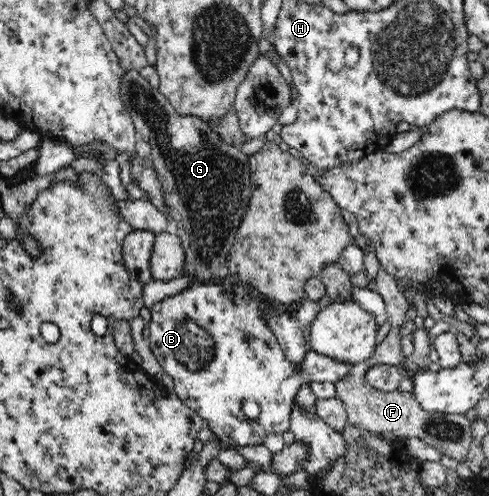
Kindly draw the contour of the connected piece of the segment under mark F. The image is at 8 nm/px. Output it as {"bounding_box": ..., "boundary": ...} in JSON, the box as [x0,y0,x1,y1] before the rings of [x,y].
{"bounding_box":[334,373,472,462],"boundary":[[[345,373],[345,377],[334,382],[335,395],[346,407],[348,423],[360,425],[367,431],[386,435],[387,439],[403,437],[419,437],[427,445],[435,447],[444,456],[449,456],[458,462],[467,461],[472,441],[471,421],[465,415],[431,413],[423,410],[414,392],[382,392],[372,388],[366,377]]]}

